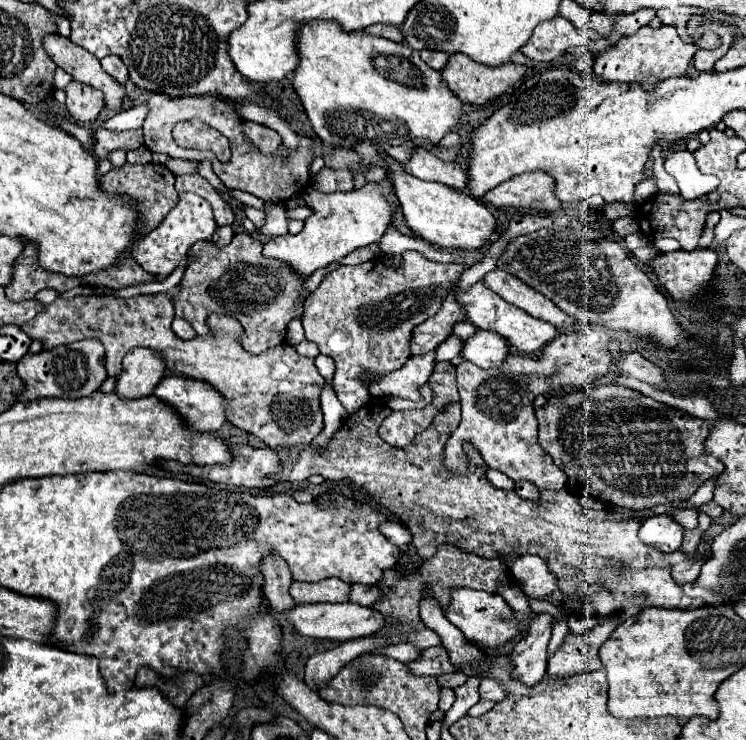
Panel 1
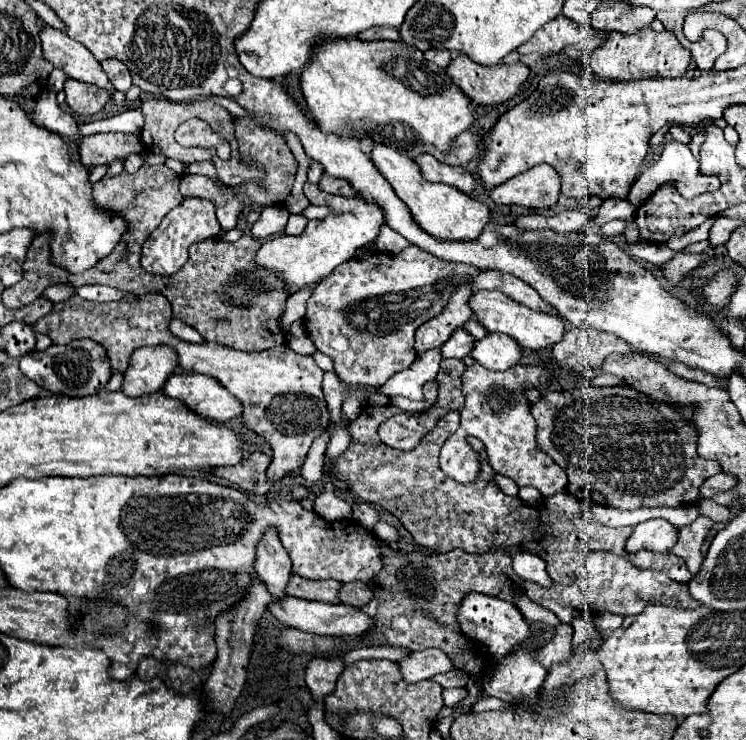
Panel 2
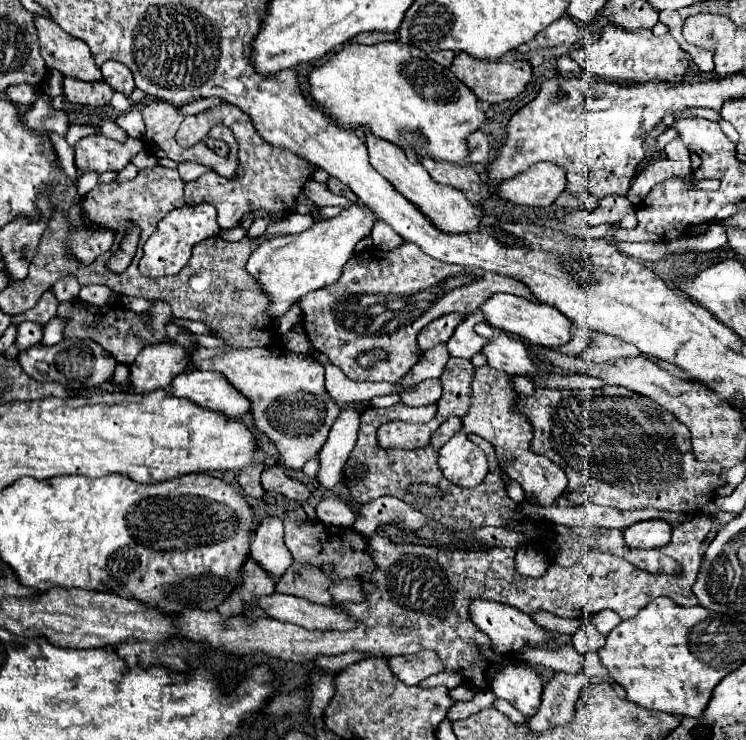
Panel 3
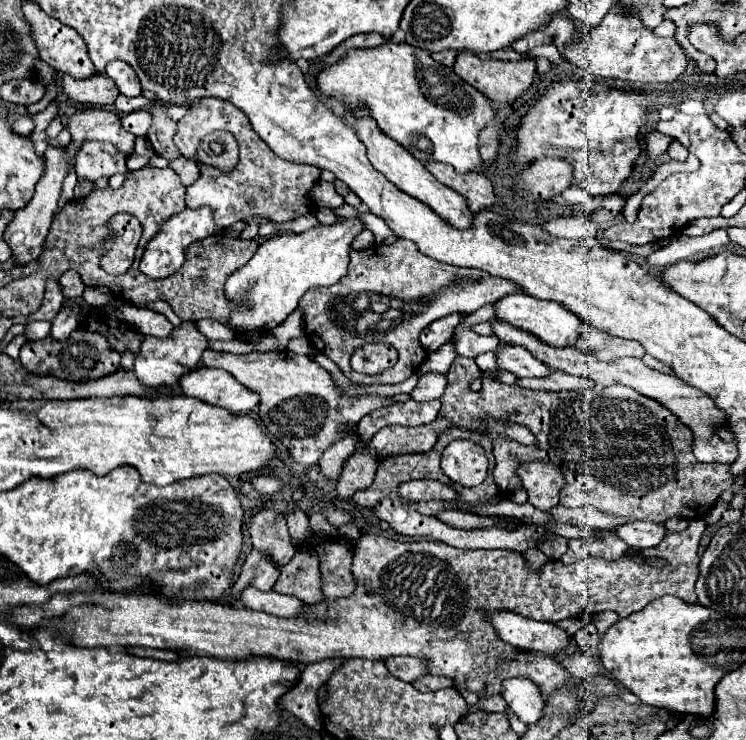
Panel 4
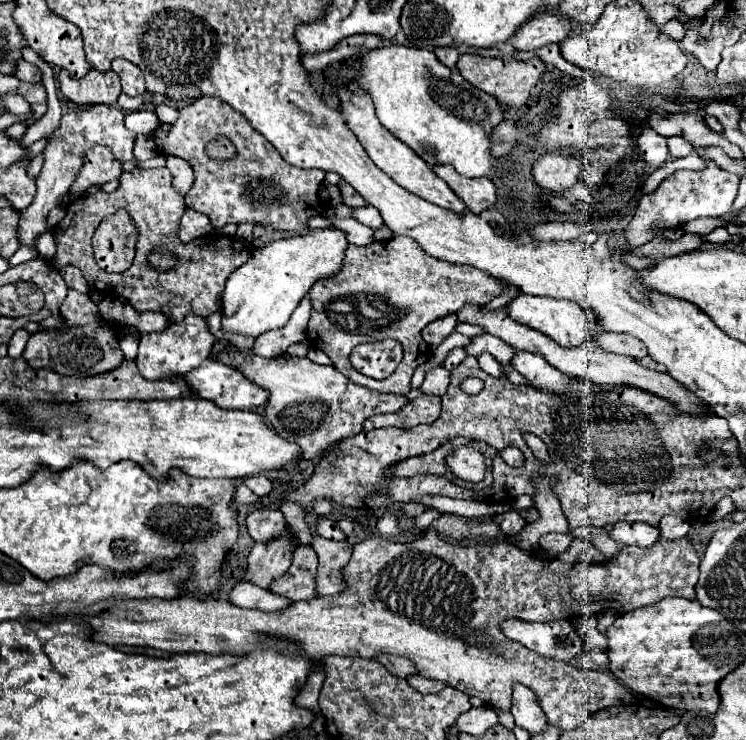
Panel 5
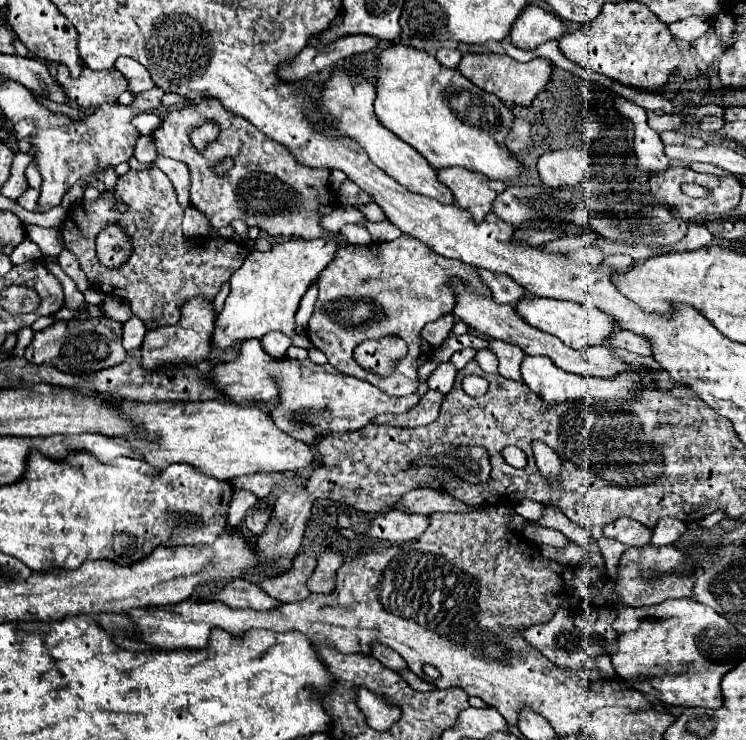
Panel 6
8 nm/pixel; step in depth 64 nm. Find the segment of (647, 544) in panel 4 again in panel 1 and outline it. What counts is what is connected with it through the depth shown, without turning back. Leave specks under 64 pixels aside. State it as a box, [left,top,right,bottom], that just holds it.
[638,514,684,552]

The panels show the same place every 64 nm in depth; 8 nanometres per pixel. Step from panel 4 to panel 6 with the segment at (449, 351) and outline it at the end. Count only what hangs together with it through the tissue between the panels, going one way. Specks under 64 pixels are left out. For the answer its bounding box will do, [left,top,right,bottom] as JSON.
[452,348,476,370]

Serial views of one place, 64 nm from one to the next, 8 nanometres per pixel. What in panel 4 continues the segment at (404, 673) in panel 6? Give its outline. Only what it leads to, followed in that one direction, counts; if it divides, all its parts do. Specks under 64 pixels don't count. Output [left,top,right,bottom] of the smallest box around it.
[412,674,452,692]

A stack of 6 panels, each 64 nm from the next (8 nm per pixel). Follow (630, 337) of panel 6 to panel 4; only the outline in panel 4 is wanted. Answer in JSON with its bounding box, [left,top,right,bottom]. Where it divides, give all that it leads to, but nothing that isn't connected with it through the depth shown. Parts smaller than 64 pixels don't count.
[576,330,646,360]

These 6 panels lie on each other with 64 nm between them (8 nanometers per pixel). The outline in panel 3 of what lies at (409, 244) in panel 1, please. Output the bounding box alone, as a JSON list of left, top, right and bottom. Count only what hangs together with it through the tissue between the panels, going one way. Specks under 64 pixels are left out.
[372,220,402,250]

